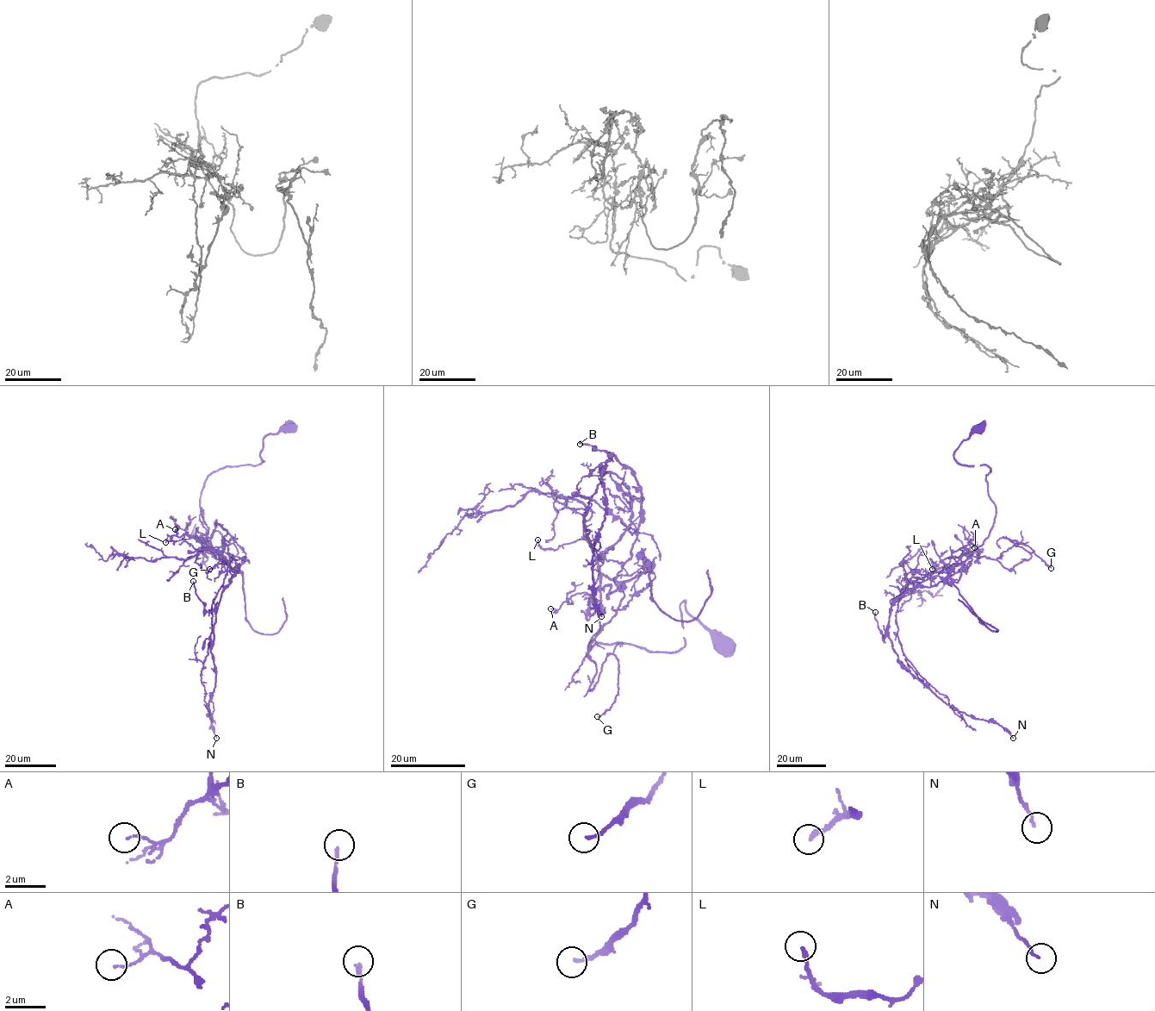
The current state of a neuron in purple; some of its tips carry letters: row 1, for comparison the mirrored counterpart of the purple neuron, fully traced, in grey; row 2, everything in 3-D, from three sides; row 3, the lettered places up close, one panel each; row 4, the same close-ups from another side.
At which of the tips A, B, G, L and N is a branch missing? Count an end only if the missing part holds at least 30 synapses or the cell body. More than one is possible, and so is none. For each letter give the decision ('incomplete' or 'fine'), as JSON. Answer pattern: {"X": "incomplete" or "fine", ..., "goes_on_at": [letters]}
{"A": "fine", "B": "fine", "G": "fine", "L": "fine", "N": "fine", "goes_on_at": []}

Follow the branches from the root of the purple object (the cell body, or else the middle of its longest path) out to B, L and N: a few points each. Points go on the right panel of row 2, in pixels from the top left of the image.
B: (978, 427), (954, 458), (990, 469), (990, 533), (965, 561), (910, 580), (884, 638), (875, 612)
L: (978, 427), (954, 458), (990, 469), (993, 527), (965, 561), (935, 569), (929, 558), (938, 564), (932, 569)
N: (978, 427), (954, 458), (990, 469), (993, 527), (965, 561), (910, 580), (887, 631), (937, 696), (1013, 738)

